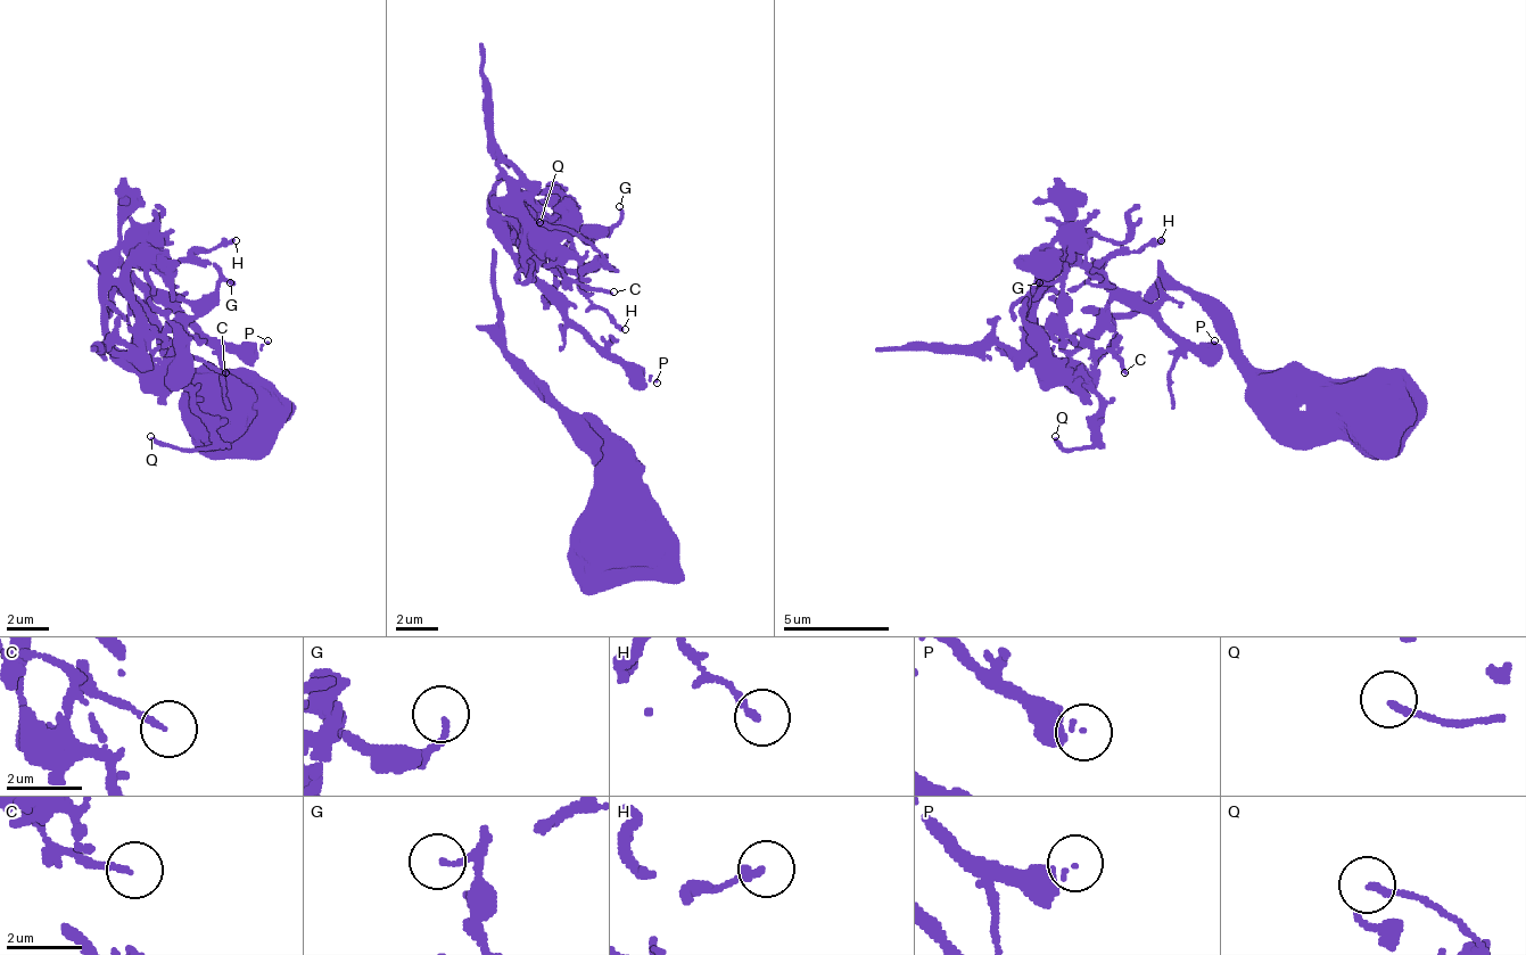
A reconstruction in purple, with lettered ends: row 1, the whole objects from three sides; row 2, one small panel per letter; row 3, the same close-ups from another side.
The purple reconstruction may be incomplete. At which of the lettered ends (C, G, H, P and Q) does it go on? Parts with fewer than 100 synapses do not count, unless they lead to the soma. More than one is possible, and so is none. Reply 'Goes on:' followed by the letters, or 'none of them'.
Goes on: P

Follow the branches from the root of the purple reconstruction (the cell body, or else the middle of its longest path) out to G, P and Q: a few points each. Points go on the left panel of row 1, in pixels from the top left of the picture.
G: (220, 410), (209, 431), (214, 372), (188, 372), (118, 288), (108, 309), (108, 320), (178, 340), (230, 282)
P: (220, 410), (209, 431), (214, 372), (188, 372), (114, 288), (108, 320), (166, 298), (209, 340), (267, 340)
Q: (220, 410), (209, 431), (214, 372), (188, 372), (114, 288), (108, 320), (194, 400), (209, 447), (150, 436)

